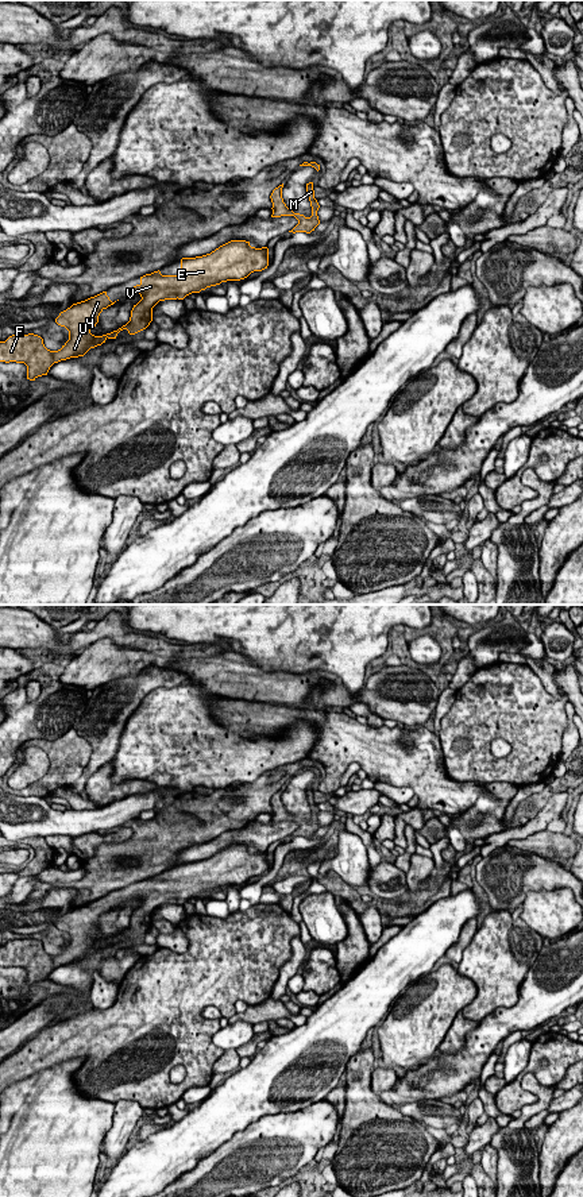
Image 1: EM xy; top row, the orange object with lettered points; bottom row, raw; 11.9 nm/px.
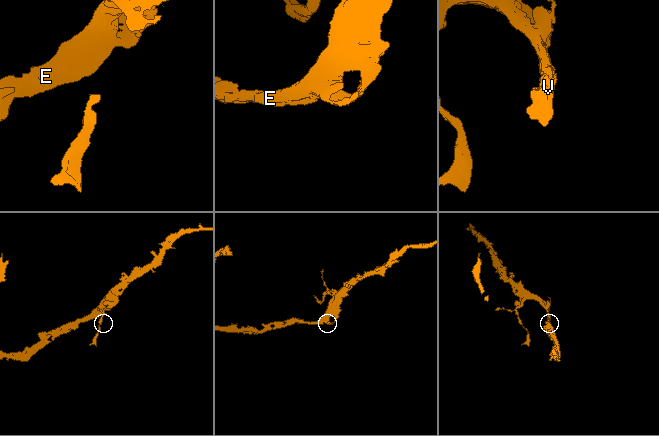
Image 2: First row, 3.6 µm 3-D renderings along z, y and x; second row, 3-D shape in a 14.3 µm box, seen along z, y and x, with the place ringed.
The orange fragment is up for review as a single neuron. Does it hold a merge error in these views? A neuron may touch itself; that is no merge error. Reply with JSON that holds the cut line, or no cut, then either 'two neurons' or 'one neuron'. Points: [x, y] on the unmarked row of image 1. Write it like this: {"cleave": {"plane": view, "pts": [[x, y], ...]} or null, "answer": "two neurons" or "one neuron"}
{"cleave": null, "answer": "one neuron"}

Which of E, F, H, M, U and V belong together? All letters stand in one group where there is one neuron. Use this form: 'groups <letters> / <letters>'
groups E F H M U V

